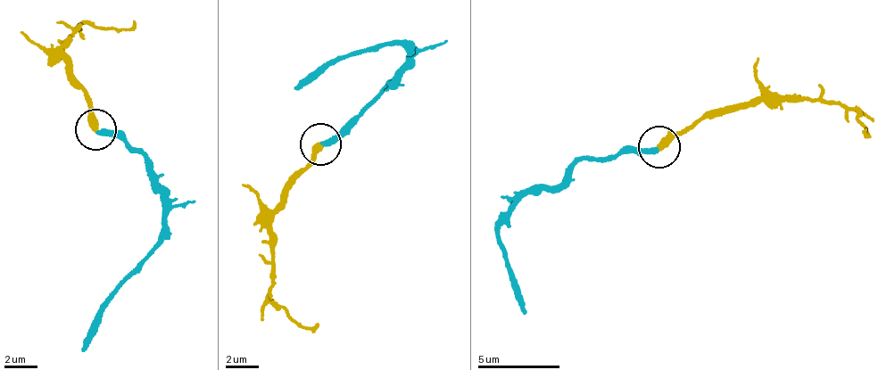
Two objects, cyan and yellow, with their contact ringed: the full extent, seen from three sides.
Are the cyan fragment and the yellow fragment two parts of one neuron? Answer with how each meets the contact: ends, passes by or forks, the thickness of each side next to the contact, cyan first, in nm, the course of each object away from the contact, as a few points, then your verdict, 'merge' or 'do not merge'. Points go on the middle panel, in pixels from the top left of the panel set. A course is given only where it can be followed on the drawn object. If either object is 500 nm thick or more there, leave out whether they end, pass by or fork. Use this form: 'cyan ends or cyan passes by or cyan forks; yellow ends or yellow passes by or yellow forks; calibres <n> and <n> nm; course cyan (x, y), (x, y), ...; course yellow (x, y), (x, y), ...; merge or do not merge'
cyan ends; yellow ends; calibres 360 and 440 nm; course cyan (324, 143), (385, 89), (402, 78), (407, 50), (384, 46), (332, 60), (295, 89); course yellow (319, 143), (272, 216), (271, 298), (305, 327), (319, 321); merge

